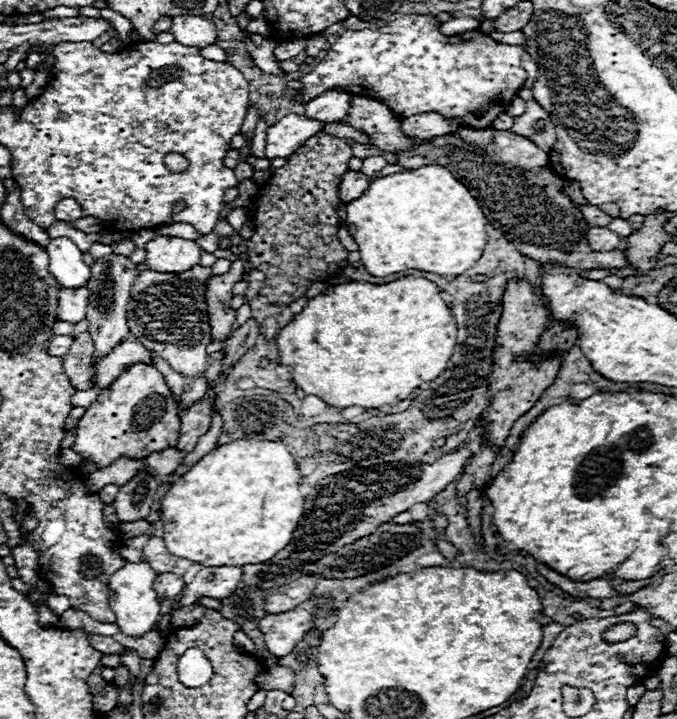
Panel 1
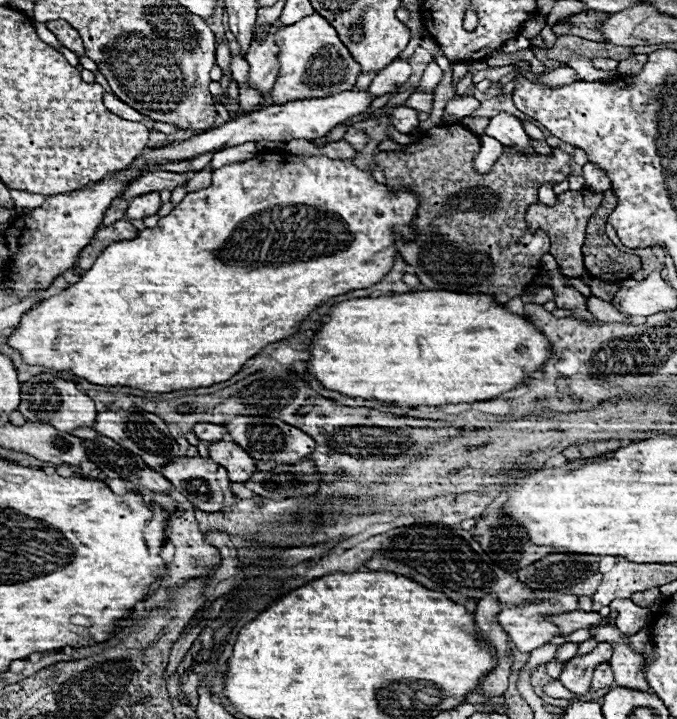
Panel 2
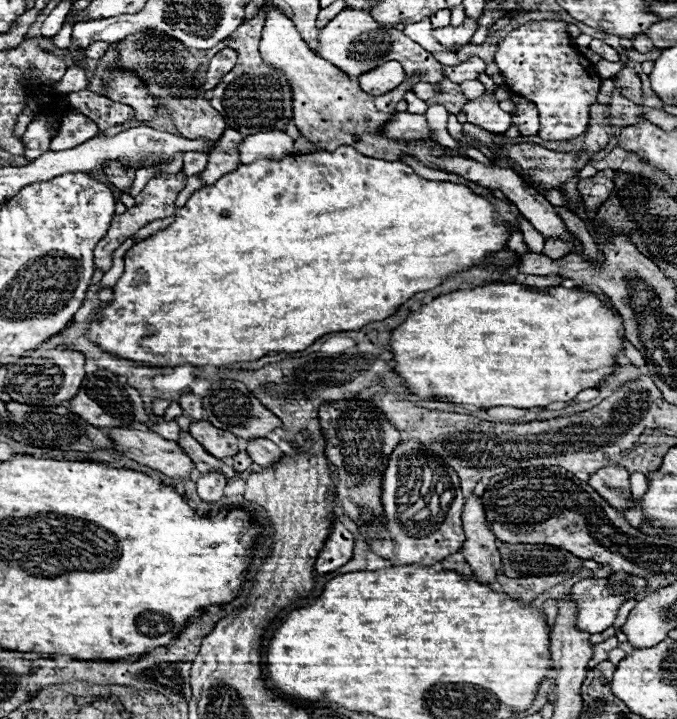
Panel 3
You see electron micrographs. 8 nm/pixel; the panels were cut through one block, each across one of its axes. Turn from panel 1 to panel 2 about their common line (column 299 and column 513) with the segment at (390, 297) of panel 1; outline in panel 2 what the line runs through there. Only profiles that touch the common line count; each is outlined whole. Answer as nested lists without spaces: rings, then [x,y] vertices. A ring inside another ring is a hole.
[[[408,292],[380,298],[354,298],[328,308],[328,320],[314,332],[308,374],[326,390],[350,398],[382,400],[392,406],[442,406],[482,402],[516,388],[550,358],[550,342],[520,314],[506,312],[486,294]]]

